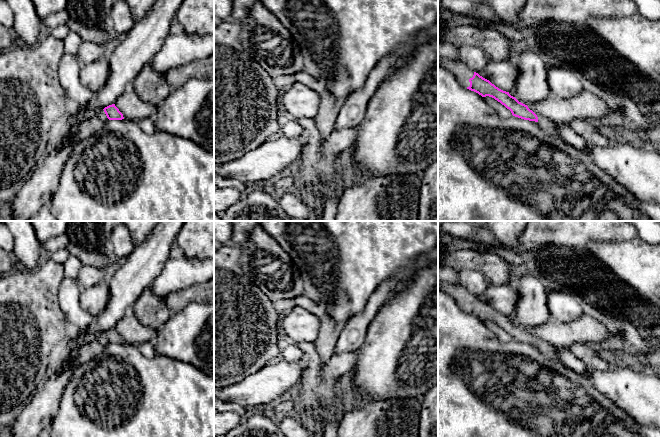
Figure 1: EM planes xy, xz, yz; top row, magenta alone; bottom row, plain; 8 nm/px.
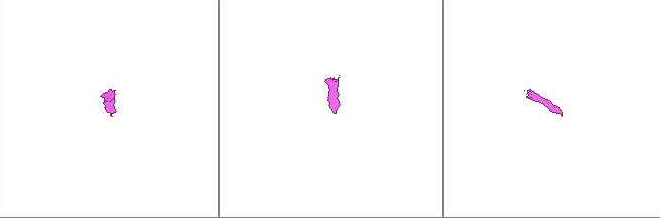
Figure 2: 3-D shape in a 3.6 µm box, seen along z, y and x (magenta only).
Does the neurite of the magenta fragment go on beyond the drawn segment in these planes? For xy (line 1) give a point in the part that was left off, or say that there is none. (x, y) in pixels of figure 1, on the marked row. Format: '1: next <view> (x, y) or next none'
1: next xy (101, 114)

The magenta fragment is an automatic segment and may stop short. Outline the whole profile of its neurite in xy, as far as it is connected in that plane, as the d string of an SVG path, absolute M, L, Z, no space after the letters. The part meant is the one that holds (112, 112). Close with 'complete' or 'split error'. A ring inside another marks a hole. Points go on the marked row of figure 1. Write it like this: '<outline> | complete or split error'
M115 104L105 107L97 115L104 123L107 122L108 120L124 119L123 114L119 111Z | split error

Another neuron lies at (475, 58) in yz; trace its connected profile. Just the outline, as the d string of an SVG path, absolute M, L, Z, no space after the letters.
M462 46L458 48L459 60L473 72L483 71L491 58L486 52L474 46Z

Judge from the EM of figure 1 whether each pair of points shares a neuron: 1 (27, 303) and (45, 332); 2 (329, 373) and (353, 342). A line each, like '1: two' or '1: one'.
1: one
2: two

